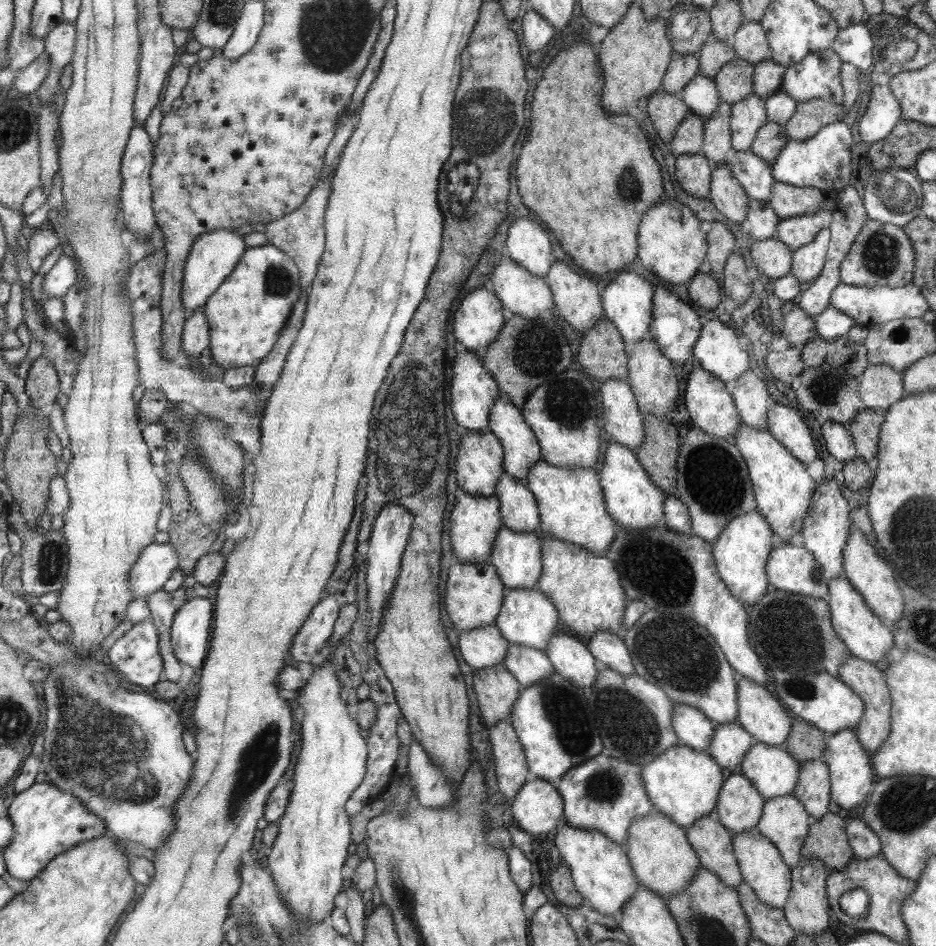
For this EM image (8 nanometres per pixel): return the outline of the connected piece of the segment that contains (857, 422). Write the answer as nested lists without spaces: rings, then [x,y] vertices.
[[[864,408],[846,426],[853,438],[857,455],[865,462],[877,456],[879,428],[883,420],[883,414],[878,410]]]

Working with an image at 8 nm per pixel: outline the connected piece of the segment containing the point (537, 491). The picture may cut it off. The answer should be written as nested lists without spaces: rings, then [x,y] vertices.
[[[543,460],[537,461],[527,476],[525,486],[538,502],[541,518],[539,532],[554,539],[582,546],[594,555],[605,556],[613,540],[613,519],[606,510],[597,468],[556,467]]]

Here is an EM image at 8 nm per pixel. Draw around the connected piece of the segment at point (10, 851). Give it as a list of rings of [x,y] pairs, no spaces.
[[[49,781],[35,783],[29,790],[21,793],[15,792],[8,804],[11,821],[15,825],[15,839],[1,852],[4,854],[10,878],[33,881],[60,854],[109,832],[103,818],[91,813],[91,809],[83,805],[79,797],[61,790]]]

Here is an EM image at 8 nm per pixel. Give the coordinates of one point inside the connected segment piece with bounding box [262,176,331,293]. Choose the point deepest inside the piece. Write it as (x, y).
(300, 234)

